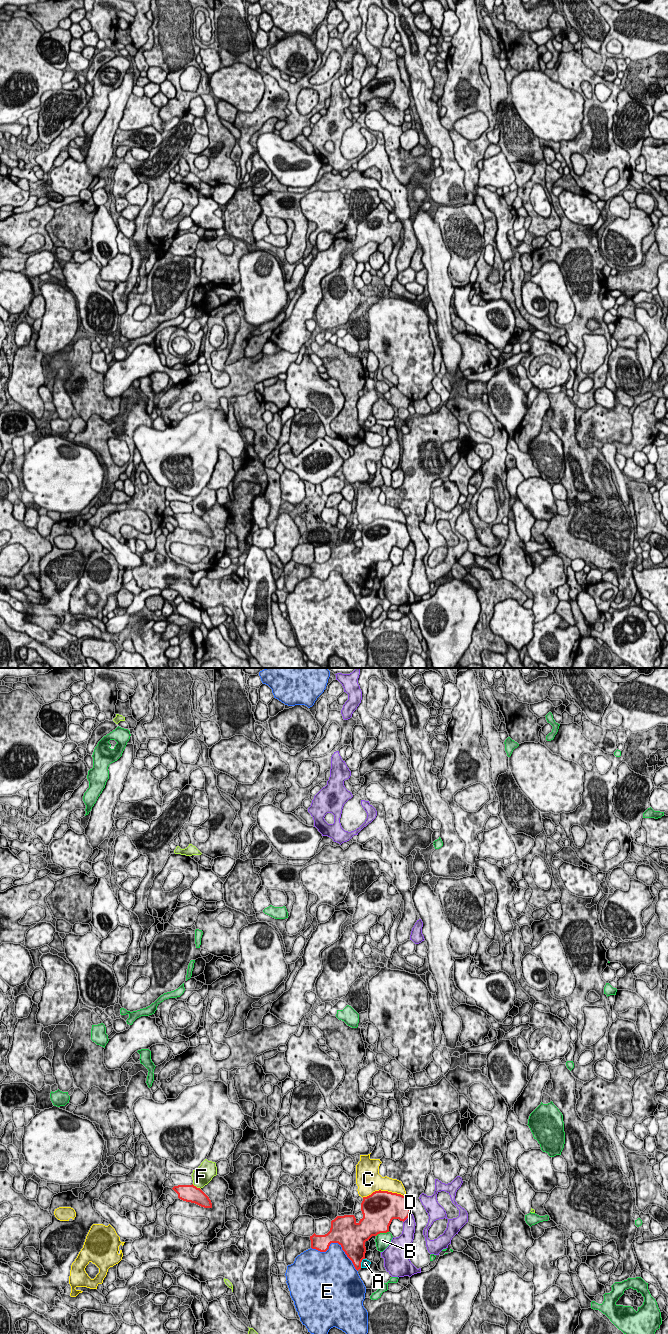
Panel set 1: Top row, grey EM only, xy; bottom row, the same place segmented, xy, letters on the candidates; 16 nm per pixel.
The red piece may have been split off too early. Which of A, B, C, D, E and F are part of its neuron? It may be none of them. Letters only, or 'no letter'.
no letter

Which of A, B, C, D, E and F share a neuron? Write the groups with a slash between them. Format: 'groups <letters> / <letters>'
groups A / B / C / D / E / F

